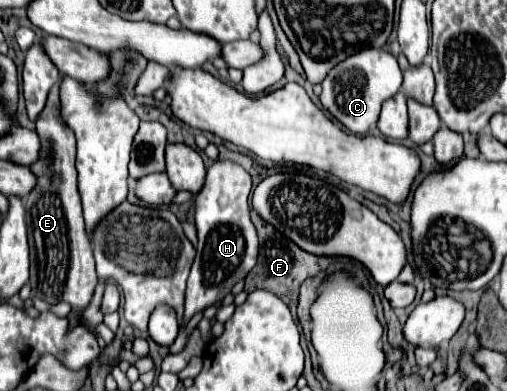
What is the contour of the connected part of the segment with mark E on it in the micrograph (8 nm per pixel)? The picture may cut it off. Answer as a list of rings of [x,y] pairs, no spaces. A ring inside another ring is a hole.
[[[55,83],[49,91],[47,105],[43,113],[39,115],[39,121],[35,125],[39,141],[41,141],[41,151],[39,159],[29,165],[31,173],[37,179],[35,189],[23,199],[25,209],[27,209],[27,237],[29,237],[29,255],[31,255],[31,277],[29,285],[31,291],[49,303],[57,301],[67,301],[73,305],[73,313],[69,315],[71,327],[79,325],[77,323],[77,313],[89,305],[93,297],[93,289],[97,285],[97,273],[95,273],[95,259],[91,251],[91,243],[87,233],[83,231],[83,215],[81,215],[81,205],[79,205],[79,193],[77,193],[77,171],[75,171],[75,135],[67,127],[67,123],[61,117],[61,101],[59,101],[59,83]]]

